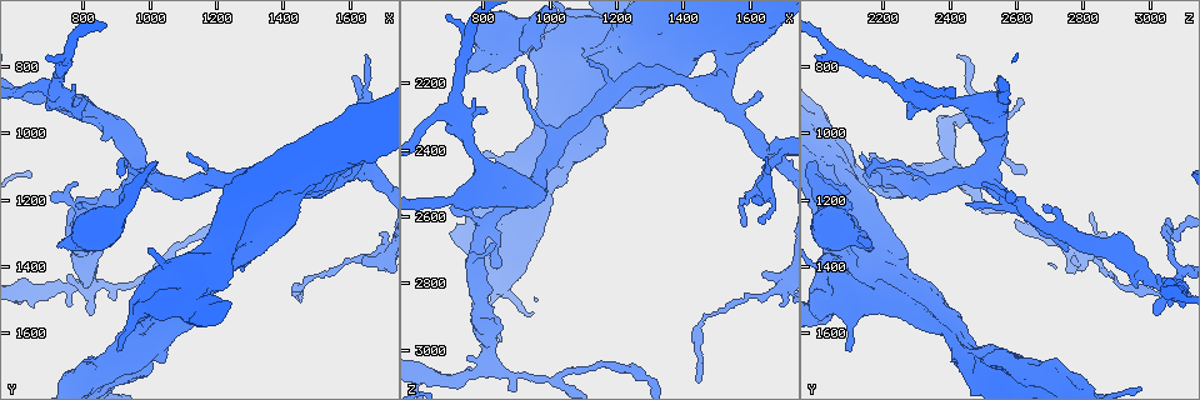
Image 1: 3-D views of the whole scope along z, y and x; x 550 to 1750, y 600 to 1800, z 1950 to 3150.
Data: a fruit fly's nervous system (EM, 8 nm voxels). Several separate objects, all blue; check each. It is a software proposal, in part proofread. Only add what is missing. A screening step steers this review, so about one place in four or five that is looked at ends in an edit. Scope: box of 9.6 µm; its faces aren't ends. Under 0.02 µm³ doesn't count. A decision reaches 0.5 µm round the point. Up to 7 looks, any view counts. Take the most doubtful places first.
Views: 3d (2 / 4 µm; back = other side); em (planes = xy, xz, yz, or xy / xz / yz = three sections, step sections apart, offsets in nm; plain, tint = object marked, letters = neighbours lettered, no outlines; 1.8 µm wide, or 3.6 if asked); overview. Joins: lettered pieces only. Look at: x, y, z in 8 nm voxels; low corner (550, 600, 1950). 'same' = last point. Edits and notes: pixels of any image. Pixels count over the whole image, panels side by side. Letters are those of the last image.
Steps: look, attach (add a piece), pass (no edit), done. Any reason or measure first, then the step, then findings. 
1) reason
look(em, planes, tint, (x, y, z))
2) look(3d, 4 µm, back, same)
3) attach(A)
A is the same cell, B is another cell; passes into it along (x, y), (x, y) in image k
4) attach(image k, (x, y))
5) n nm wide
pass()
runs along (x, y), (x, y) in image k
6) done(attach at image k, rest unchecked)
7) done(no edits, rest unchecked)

an open end
look(3d, 4 µm, (720, 1340, 2160))

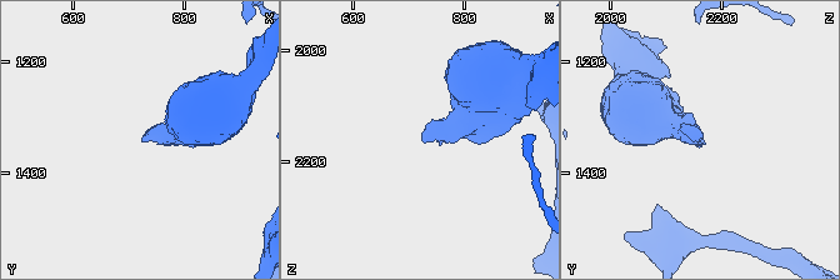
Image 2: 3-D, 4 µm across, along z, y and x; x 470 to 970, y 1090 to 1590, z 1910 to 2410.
look(em, xz, step 16, letters, (725, 1335, 2145))

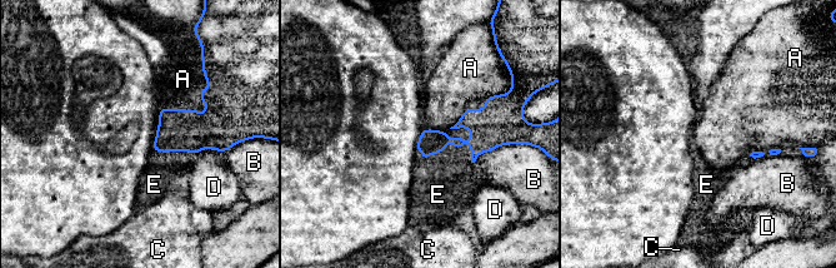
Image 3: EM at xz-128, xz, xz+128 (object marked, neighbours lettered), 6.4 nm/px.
attach(E)
E is the same cell, A, B, C and D are other cells; passes into it along (178, 129), (173, 150), (154, 184) in image 3; the neuron continues

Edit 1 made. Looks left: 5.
see it whole again
look(overview)

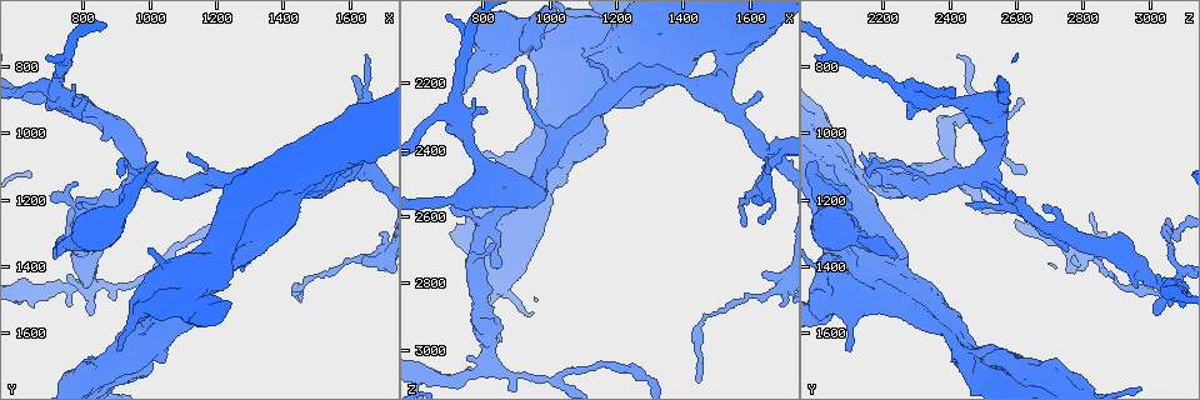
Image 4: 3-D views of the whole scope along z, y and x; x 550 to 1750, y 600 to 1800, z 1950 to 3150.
sudden change in width
look(3d, 4 µm, (920, 1240, 2040))

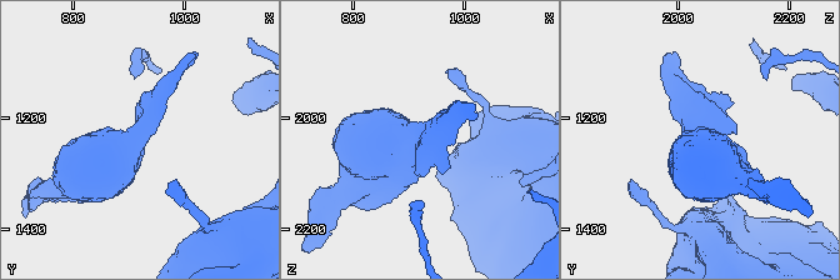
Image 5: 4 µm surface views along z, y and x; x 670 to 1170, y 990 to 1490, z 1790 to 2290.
need the tissue
look(em, 3.6 µm, planes, tint, (920, 1235, 2025))

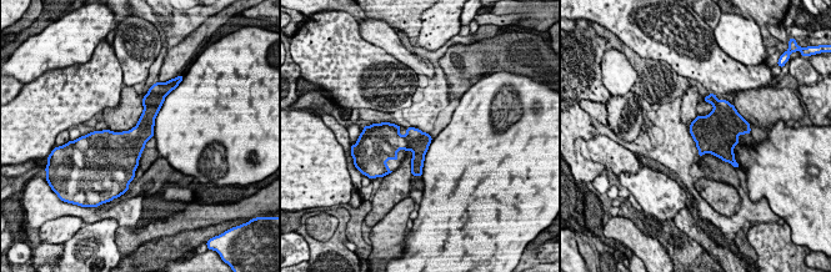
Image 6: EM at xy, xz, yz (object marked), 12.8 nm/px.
see the neighbours
look(em, 3.6 µm, planes, letters, same)

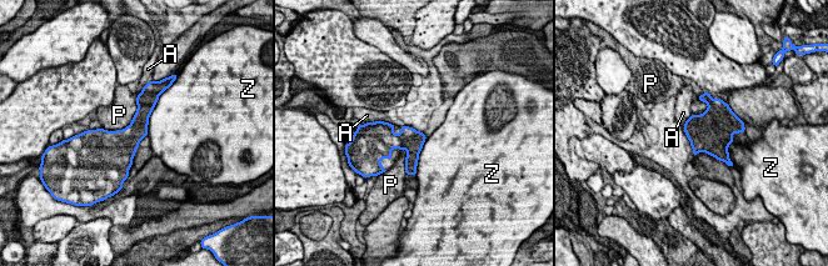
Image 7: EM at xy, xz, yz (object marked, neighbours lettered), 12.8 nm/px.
320 nm wide
pass()
A, P and Z are other cells; border along (136, 96), (128, 125), (101, 129) in image 7; no lettered piece goes on from it

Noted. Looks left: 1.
done(attach at image 3, rest unchecked)

